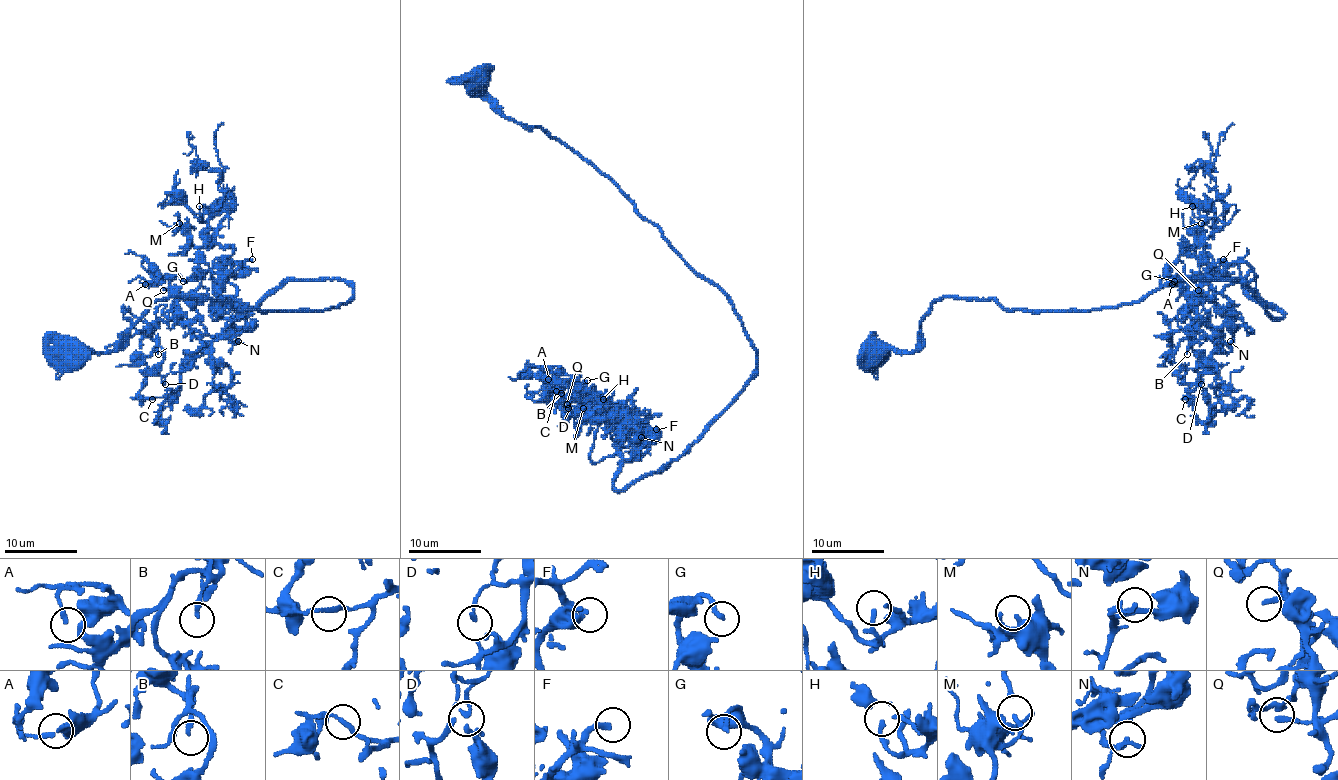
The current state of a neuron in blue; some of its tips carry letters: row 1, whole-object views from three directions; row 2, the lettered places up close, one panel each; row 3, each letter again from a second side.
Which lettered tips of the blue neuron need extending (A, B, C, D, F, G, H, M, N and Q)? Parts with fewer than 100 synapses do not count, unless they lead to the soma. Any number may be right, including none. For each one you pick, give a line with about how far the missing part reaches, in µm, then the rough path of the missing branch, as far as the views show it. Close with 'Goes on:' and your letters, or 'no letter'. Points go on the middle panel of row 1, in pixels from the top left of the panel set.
F: Missing length about 40 µm. Course of what is missing: (656, 429), (668, 431), (656, 439), (674, 453), (663, 462), (674, 477), (692, 460), (728, 499), (712, 524)
Goes on: F

